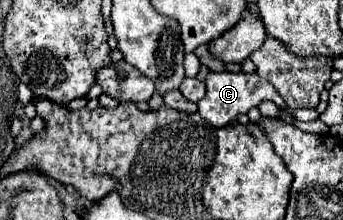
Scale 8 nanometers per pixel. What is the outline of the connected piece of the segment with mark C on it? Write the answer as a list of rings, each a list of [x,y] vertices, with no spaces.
[[[211,71],[205,79],[205,85],[207,85],[207,95],[197,103],[199,115],[215,127],[225,127],[225,125],[233,123],[237,119],[237,115],[243,115],[249,109],[257,107],[263,99],[269,99],[269,101],[277,103],[279,107],[285,107],[281,95],[275,91],[275,87],[271,87],[271,83],[267,83],[267,79],[259,79],[259,75],[255,75],[255,73],[243,73],[243,71],[215,73],[215,71]]]

